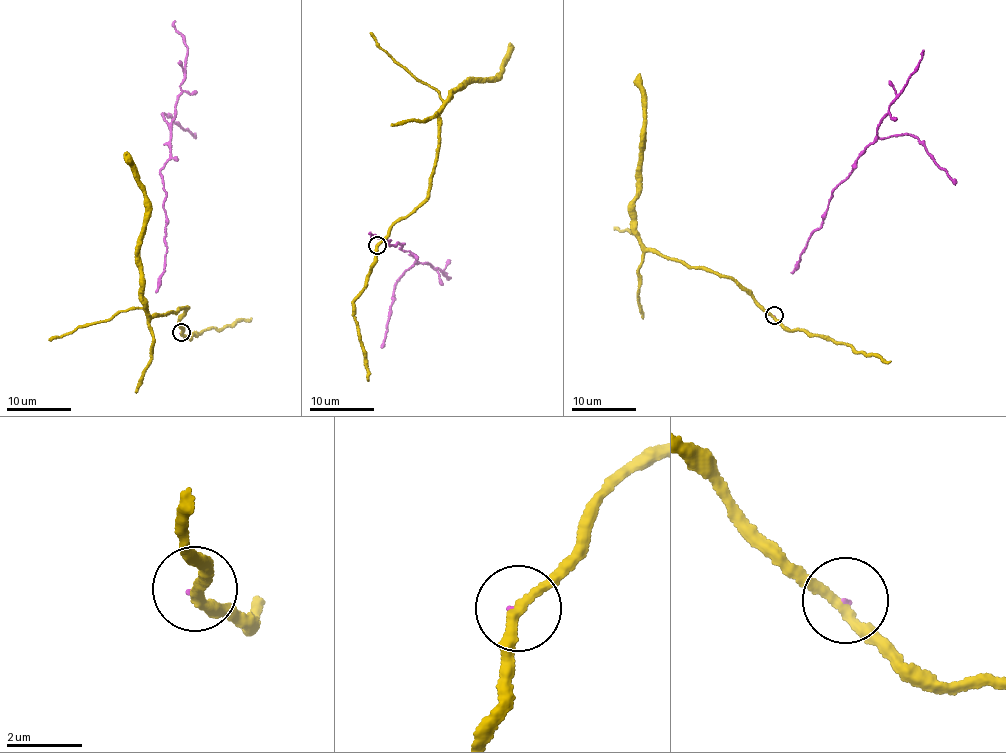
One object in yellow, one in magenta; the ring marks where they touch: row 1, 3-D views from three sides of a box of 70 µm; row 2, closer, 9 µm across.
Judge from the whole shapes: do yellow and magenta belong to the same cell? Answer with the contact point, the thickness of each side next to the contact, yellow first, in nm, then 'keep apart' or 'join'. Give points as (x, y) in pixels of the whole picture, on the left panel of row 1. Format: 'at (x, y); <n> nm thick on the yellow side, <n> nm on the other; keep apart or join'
at (181, 332); 260 nm thick on the yellow side, 40 nm on the other; keep apart

